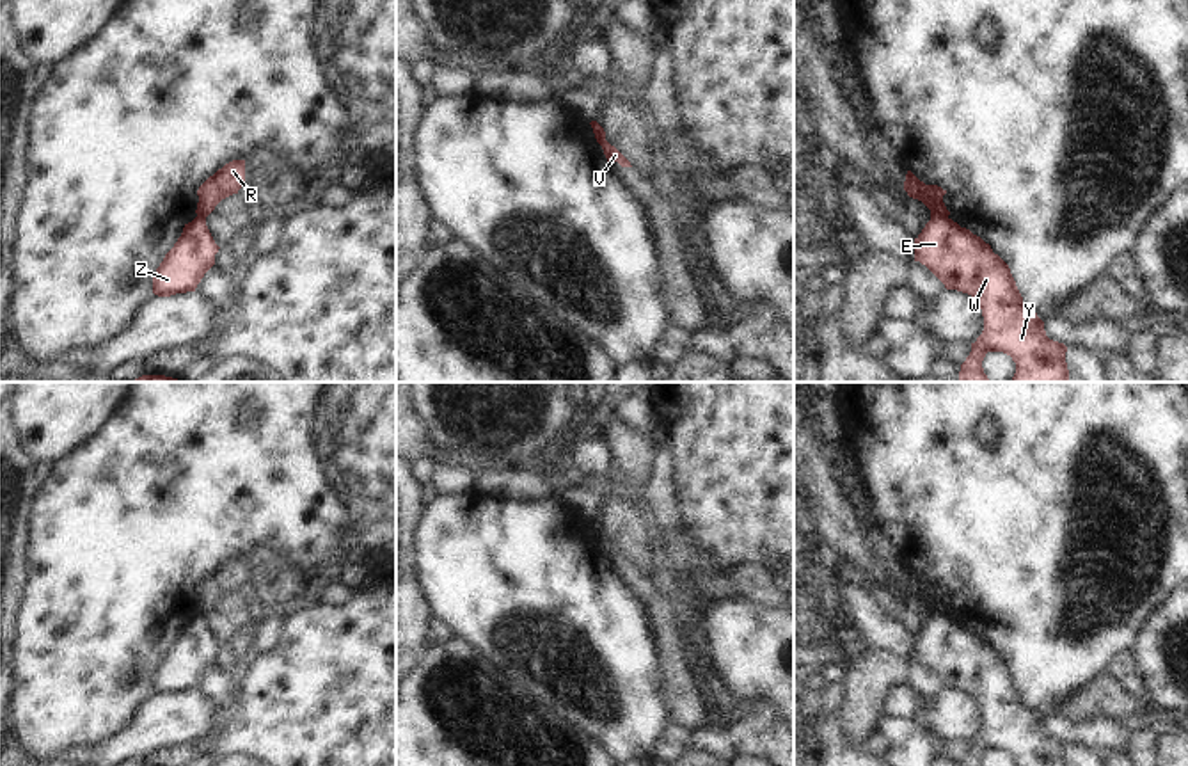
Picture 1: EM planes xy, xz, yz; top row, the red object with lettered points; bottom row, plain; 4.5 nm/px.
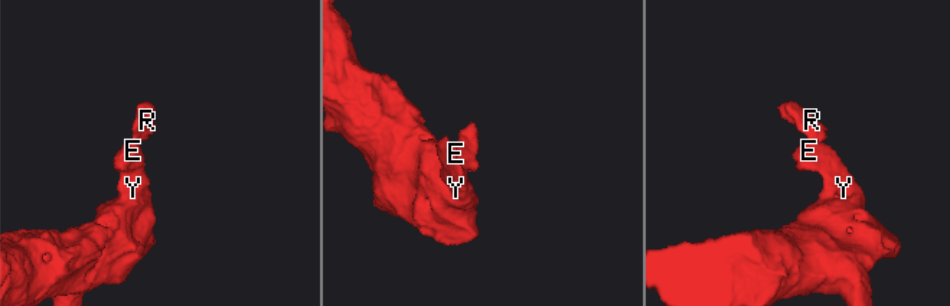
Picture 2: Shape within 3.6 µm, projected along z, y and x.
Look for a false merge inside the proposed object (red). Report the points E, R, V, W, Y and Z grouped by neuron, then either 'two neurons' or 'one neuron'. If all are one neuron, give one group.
groups E W Y Z / R V; two neurons

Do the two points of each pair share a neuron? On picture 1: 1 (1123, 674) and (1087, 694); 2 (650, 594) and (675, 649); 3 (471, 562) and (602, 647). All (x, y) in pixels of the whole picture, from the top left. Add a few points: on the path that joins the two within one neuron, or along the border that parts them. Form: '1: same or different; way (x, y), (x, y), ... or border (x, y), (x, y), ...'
1: different; border (1108, 669), (1140, 706)
2: same; way (657, 608), (668, 635)
3: same; way (505, 571), (549, 608), (562, 608), (572, 619)

